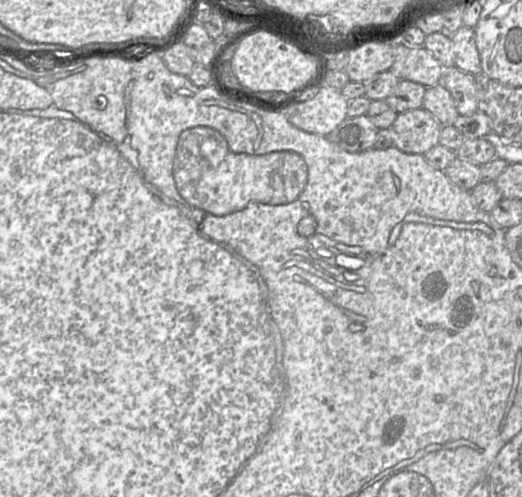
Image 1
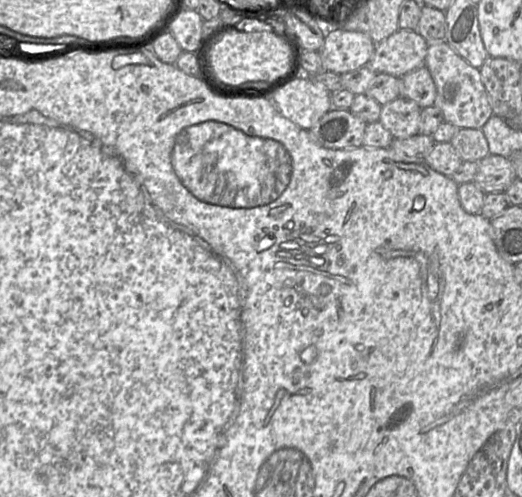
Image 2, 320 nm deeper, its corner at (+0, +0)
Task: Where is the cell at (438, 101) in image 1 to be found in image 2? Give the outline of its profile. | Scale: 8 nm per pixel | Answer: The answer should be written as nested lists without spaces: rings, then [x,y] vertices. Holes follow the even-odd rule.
[[[425,65],[405,74],[401,80],[401,97],[414,101],[422,109],[434,105],[436,87],[433,78]]]

